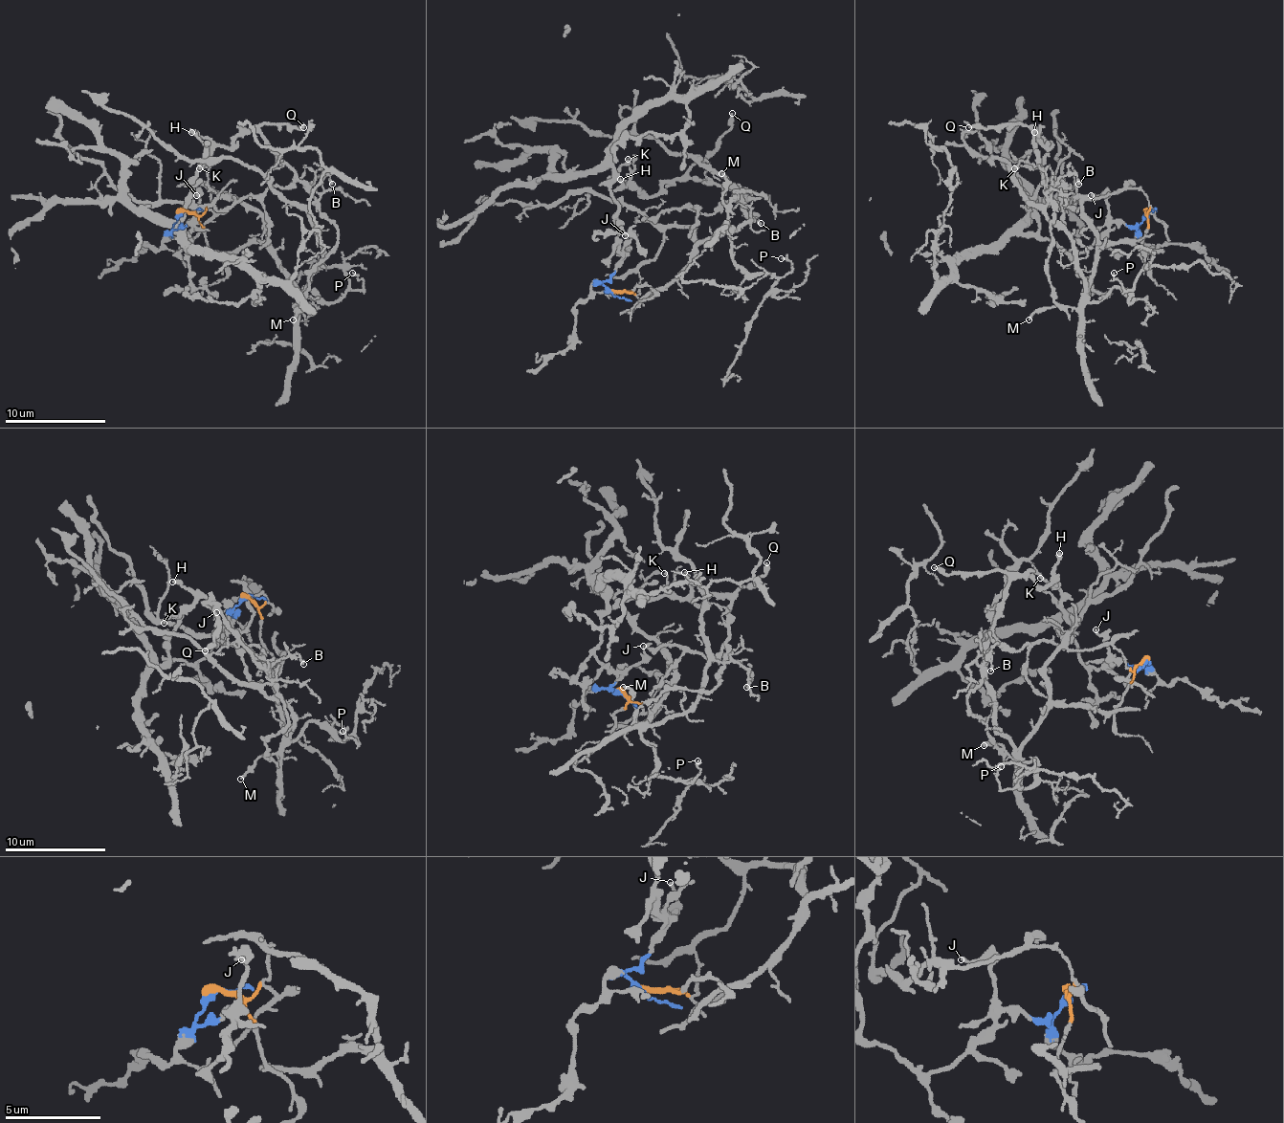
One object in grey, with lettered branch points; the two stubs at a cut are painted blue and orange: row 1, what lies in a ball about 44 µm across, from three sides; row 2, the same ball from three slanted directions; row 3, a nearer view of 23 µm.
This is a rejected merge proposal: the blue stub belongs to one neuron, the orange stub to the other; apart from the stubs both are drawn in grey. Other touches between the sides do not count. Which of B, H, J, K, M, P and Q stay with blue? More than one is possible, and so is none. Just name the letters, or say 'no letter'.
B, H, J, K, Q

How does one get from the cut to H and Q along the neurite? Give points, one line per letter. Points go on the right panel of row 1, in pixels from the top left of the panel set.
H: (1146, 212), (1140, 225), (1109, 230), (1081, 253), (1066, 253), (1044, 239), (1033, 199), (1046, 149), (1033, 131)
Q: (1146, 212), (1140, 225), (1066, 253), (1038, 234), (1033, 199), (1051, 146), (1018, 123), (968, 126)

